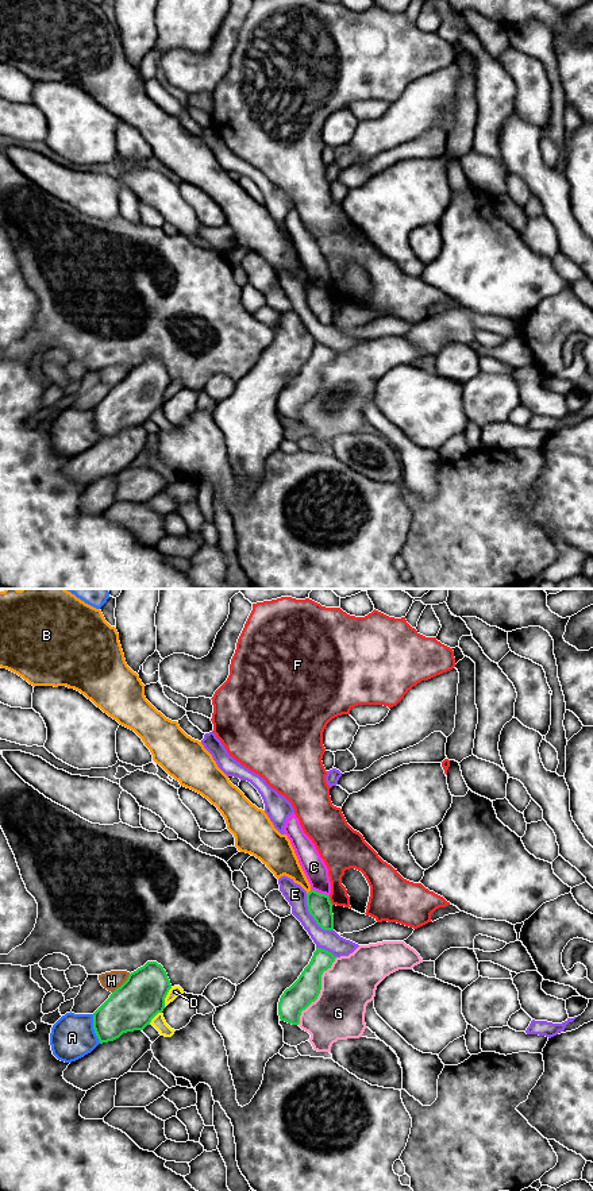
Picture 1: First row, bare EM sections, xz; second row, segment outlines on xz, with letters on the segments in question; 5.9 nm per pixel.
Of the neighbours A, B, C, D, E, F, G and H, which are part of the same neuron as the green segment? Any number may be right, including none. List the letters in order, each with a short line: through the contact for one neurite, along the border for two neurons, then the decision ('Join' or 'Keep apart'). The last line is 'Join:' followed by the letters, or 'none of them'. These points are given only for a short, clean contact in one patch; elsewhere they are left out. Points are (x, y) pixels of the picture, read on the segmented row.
A: Keep apart
B: Keep apart
C: Line: xz (311, 889), (328, 897). Keep apart
D: Keep apart
E: Keep apart
F: Keep apart
G: Keep apart
H: Keep apart
Join: none of them

